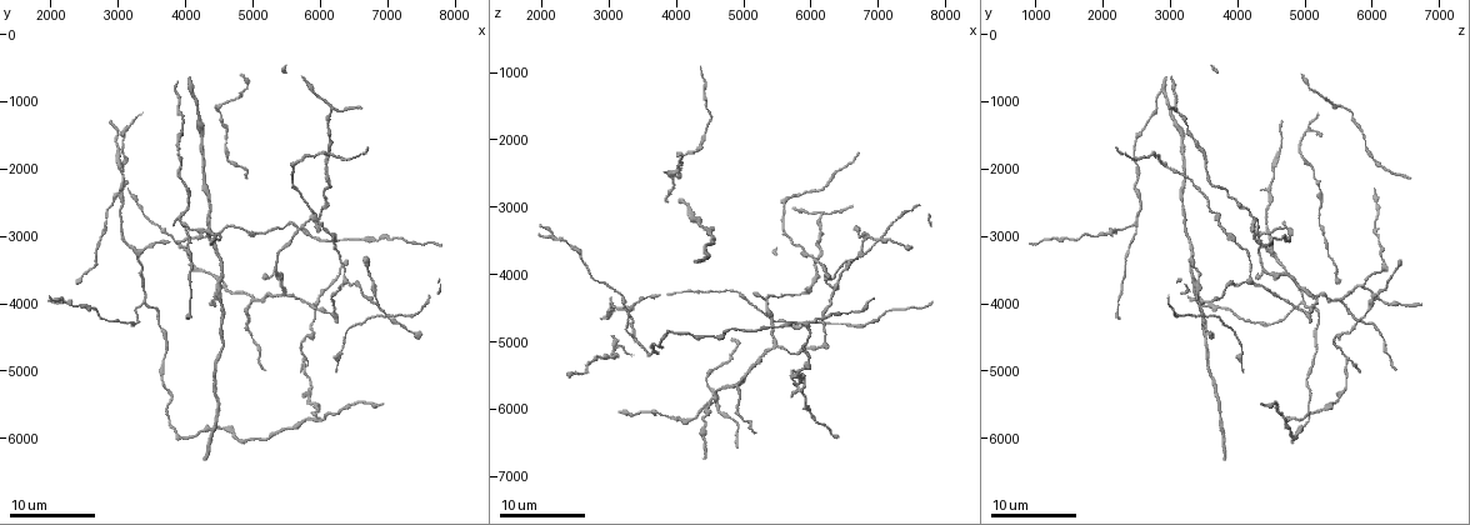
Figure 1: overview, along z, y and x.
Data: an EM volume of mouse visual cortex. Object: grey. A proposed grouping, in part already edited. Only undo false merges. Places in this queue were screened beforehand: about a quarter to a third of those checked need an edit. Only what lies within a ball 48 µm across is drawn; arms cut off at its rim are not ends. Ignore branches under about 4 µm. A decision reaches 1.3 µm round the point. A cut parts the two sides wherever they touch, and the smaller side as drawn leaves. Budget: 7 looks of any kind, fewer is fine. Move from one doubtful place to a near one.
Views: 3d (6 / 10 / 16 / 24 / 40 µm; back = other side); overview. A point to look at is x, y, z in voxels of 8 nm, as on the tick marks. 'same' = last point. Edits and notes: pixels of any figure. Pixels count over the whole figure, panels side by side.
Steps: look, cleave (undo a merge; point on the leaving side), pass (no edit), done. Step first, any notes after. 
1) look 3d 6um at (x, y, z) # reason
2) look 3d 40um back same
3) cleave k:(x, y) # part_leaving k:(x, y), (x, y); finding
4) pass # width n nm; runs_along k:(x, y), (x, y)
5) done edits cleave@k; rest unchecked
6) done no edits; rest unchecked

look 3d 10um at (4000, 2800, 2500) # two arms in line, one across

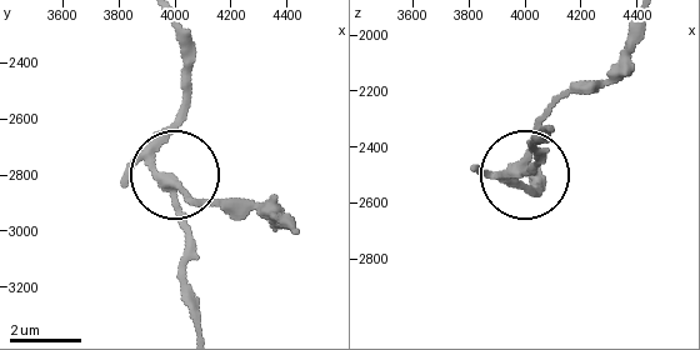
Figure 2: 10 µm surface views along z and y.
pass # side_arm 12 um; arms 3; all the same cell

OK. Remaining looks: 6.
look 3d 6um at (3400, 4000, 4950) # thin arm on a thick one

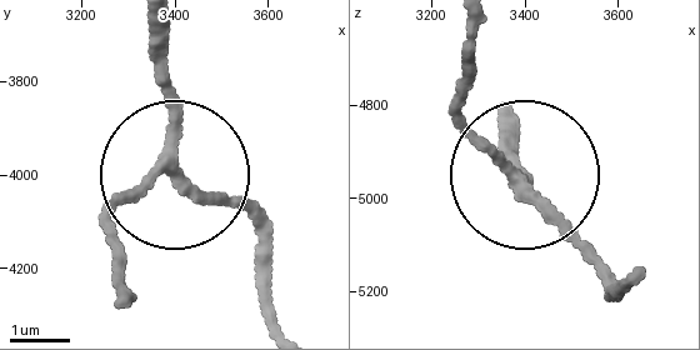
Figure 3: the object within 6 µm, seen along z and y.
pass # arms 3; runs_along 3:(505, 121), (520, 181), (465, 121), (460, 81); continuous, no second cell

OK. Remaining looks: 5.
look 3d 10um at (5000, 3950, 5550) # two arms in line, one across

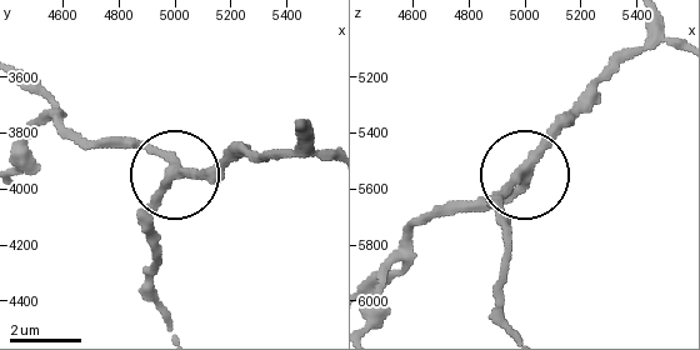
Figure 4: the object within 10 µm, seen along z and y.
pass # side_arm 12 um; arms 3; continuous, no second cell

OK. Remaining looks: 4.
done no edits; rest unchecked

